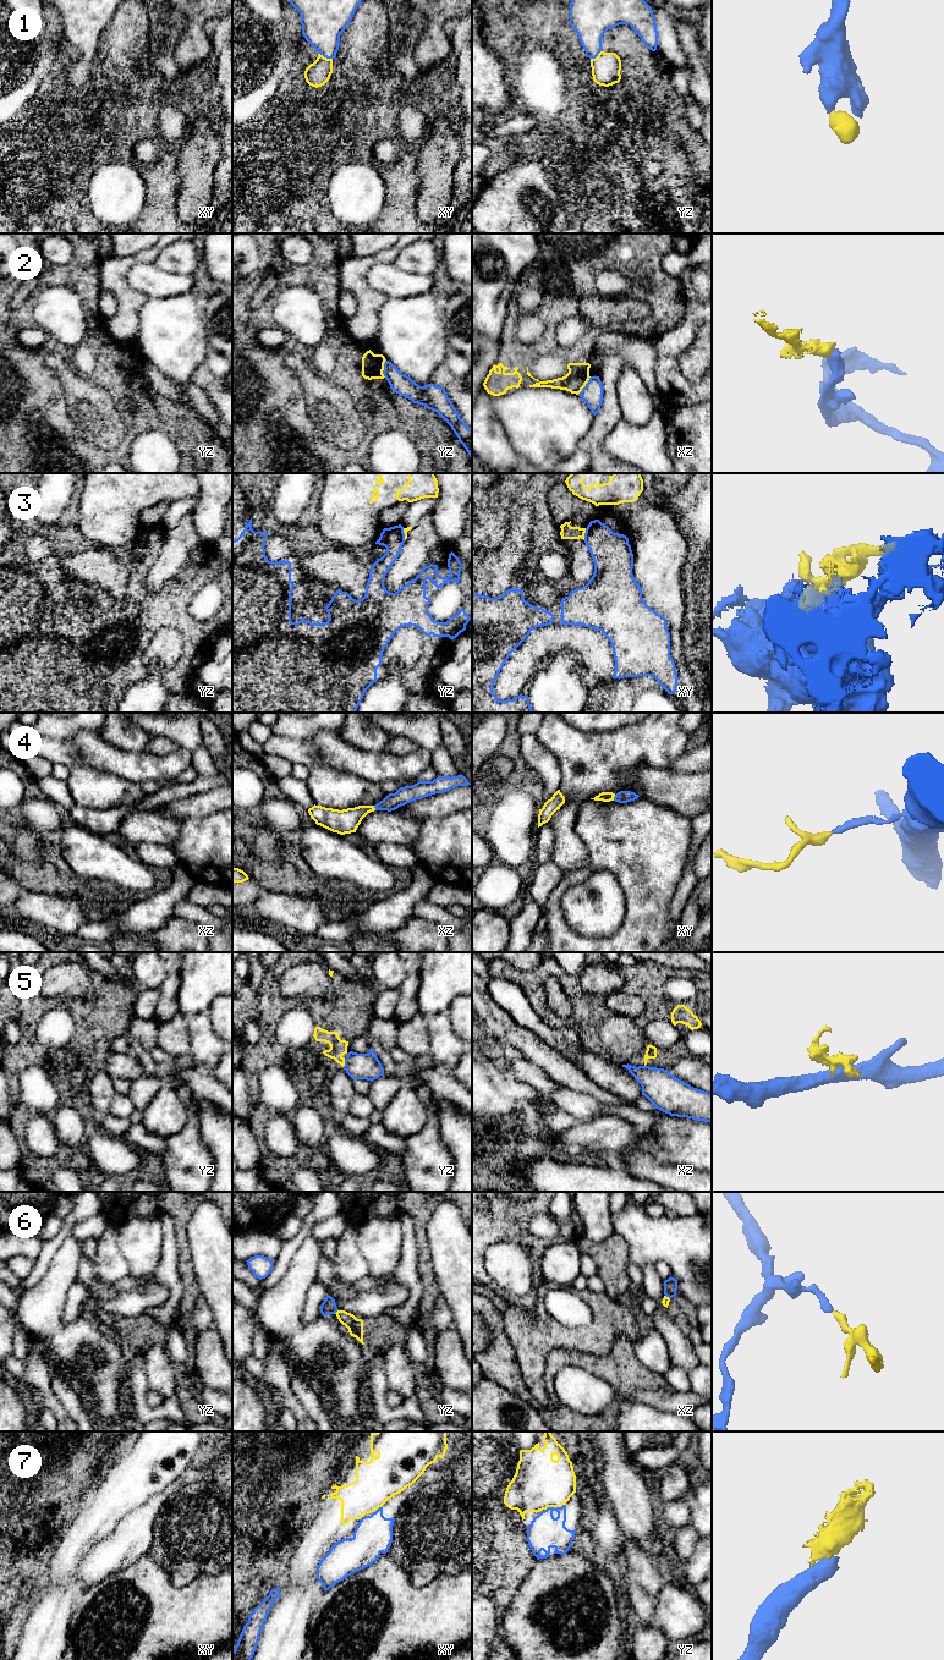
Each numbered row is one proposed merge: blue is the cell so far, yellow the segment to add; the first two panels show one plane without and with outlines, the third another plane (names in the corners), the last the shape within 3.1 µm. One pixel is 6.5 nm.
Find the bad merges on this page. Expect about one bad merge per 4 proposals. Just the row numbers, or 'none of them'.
2, 3, 5, 7

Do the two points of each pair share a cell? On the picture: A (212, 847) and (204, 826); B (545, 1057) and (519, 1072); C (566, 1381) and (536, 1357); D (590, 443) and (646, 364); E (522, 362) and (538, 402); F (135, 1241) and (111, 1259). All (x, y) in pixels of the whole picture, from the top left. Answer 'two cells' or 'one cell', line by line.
A: one cell
B: two cells
C: two cells
D: one cell
E: two cells
F: two cells

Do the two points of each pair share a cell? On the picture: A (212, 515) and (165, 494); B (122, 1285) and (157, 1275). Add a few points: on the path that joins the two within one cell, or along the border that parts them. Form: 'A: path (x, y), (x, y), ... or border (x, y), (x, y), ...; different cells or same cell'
A: border (197, 485), (198, 496); different cells
B: path (131, 1282), (148, 1278); same cell

